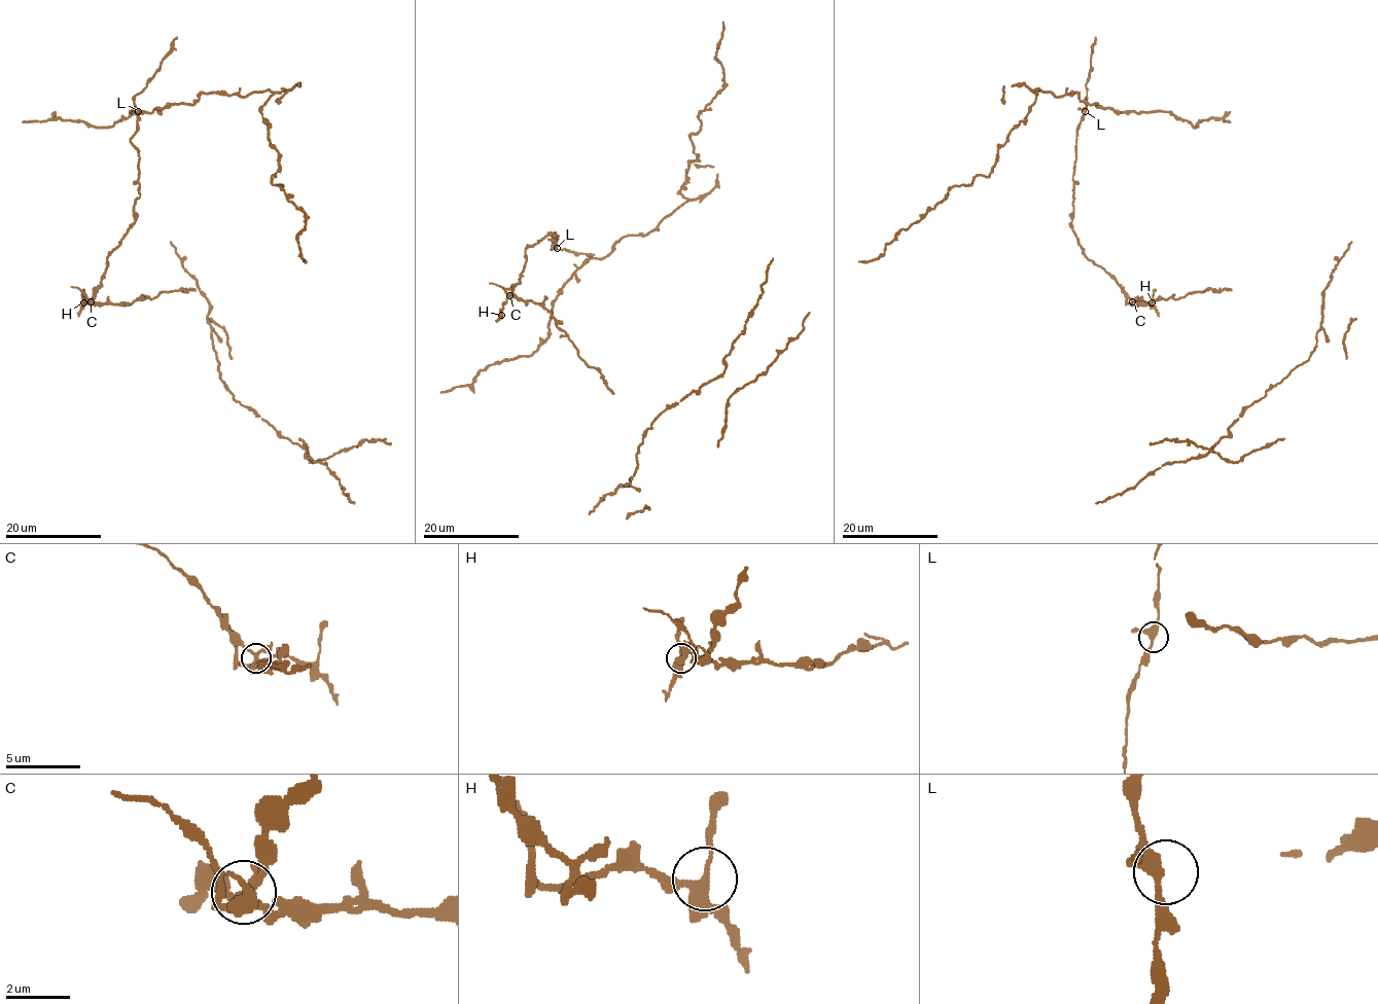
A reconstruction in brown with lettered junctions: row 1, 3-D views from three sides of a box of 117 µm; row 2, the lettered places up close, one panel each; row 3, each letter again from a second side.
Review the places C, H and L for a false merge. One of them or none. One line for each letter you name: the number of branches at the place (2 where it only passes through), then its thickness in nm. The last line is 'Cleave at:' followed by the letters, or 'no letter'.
C: Branches: 5. Thickness 280 nm
Cleave at: C

